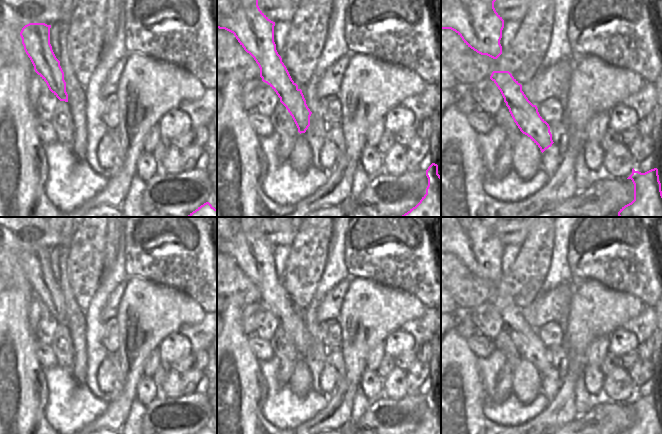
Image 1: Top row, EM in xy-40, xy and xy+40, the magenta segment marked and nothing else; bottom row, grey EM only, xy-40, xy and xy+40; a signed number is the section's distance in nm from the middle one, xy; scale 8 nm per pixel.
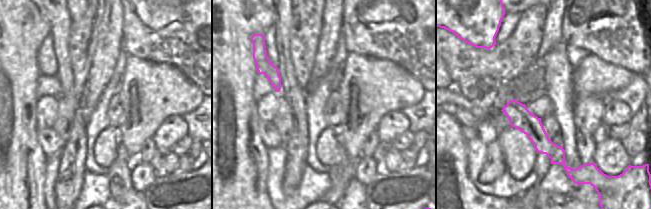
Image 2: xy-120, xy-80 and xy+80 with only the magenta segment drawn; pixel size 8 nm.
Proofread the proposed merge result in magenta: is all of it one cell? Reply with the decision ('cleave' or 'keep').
cleave

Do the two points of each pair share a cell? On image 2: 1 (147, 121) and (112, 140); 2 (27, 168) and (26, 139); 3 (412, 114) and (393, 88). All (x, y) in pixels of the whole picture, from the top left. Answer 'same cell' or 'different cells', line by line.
1: different cells
2: same cell
3: different cells

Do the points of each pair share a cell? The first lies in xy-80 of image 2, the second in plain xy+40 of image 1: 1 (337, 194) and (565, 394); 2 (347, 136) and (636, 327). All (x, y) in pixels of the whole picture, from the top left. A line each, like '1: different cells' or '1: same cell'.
1: same cell
2: different cells

